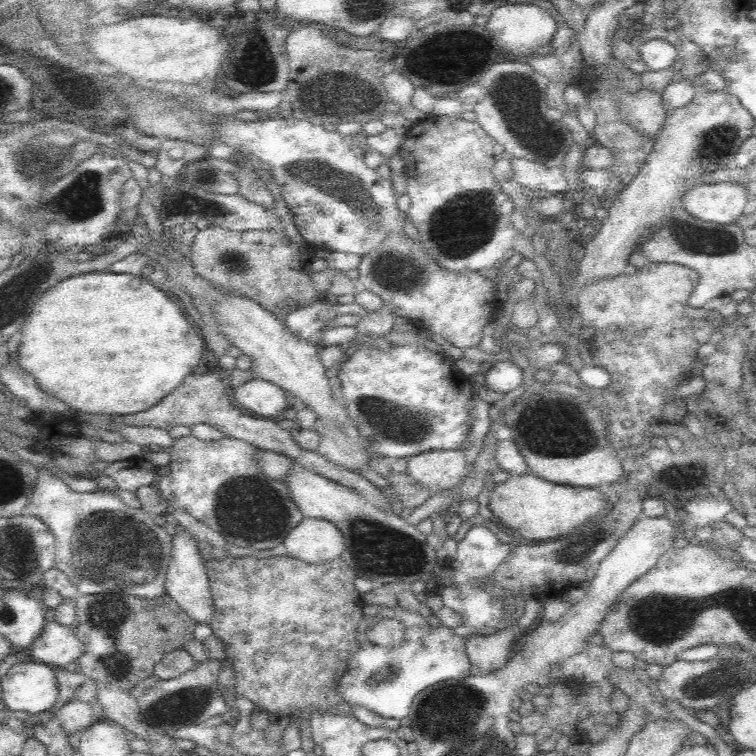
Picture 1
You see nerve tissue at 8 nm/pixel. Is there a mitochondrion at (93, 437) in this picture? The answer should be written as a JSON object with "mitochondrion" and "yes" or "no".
{"mitochondrion":"no"}

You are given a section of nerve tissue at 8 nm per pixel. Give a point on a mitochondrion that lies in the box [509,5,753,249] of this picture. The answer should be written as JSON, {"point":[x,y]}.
{"point":[714,143]}

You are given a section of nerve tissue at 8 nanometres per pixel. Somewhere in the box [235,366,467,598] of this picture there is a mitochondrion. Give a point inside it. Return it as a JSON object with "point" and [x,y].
{"point":[405,427]}

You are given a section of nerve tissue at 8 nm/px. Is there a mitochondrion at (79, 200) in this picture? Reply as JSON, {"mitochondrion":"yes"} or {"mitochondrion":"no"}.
{"mitochondrion":"yes"}

